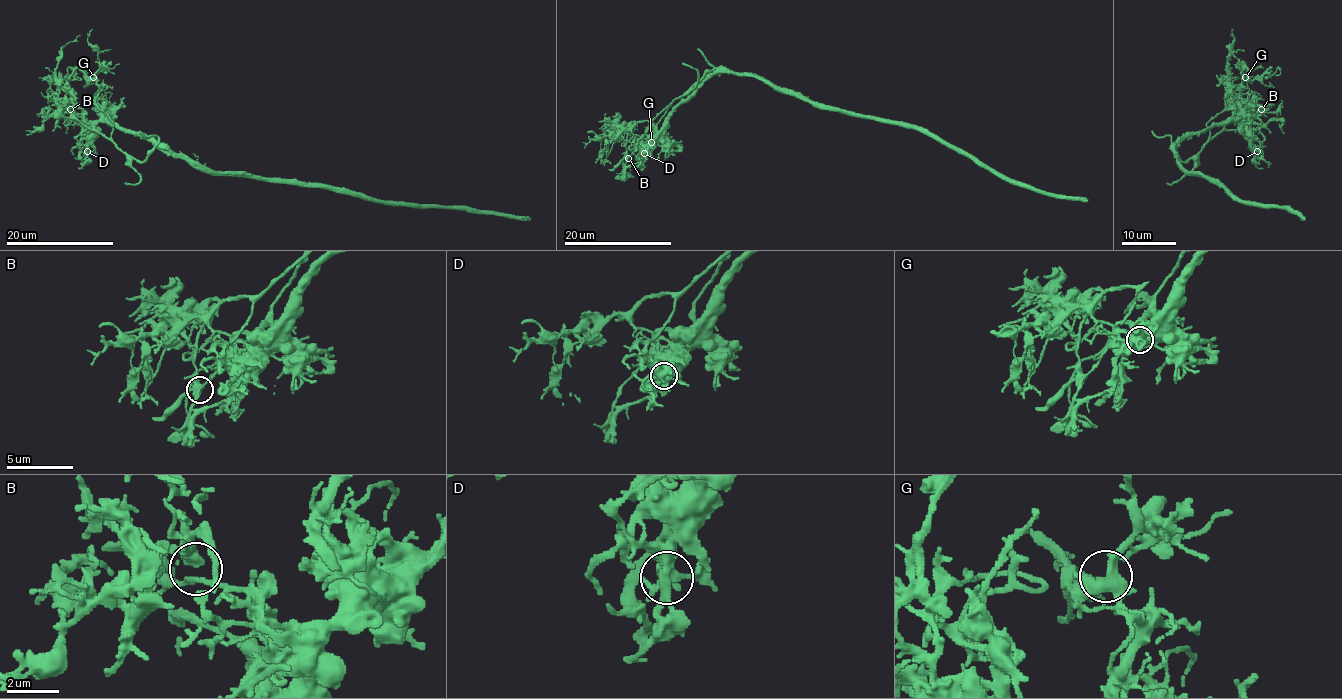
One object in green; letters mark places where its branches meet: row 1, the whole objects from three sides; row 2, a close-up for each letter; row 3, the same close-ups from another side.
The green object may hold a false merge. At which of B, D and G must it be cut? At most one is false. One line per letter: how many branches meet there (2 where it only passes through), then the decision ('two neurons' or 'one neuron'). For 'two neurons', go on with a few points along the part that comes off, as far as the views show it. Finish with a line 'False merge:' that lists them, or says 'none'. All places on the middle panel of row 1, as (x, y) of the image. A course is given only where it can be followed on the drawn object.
B: branches 4; one neuron
D: branches 6; two neurons; course (644, 154), (635, 140), (670, 103), (653, 132), (656, 136), (653, 139), (655, 128), (649, 130)
G: branches 5; one neuron
False merge: D

